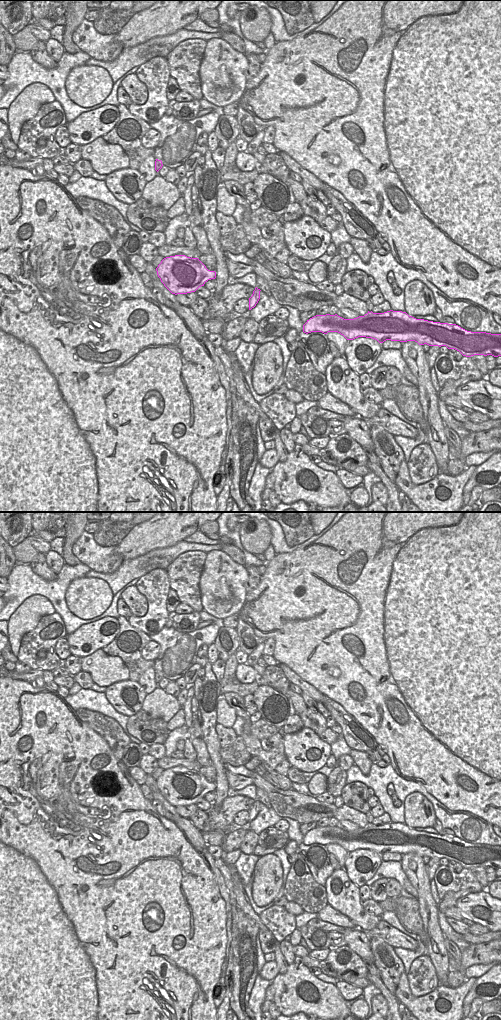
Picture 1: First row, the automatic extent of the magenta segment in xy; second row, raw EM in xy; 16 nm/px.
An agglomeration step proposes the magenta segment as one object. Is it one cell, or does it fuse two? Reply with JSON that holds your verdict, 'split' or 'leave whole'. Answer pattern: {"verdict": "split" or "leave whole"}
{"verdict": "leave whole"}

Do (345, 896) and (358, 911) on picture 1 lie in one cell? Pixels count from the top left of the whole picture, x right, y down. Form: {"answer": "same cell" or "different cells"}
{"answer": "same cell"}

